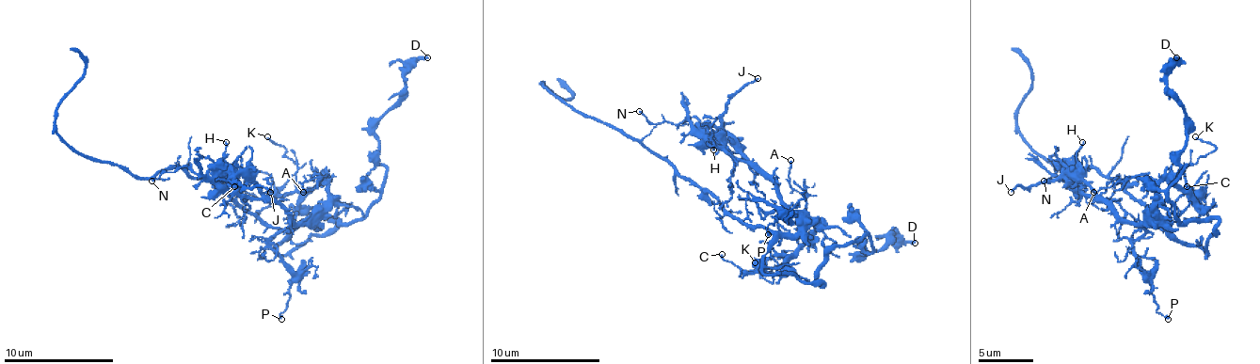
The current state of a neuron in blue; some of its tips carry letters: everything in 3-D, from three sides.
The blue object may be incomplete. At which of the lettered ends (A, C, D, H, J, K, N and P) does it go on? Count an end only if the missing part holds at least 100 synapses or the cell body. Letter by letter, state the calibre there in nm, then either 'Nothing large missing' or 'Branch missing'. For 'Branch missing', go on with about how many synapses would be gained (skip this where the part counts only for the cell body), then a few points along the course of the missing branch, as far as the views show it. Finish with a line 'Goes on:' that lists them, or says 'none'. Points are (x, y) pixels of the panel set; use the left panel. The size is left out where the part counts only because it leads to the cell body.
A: Thickness 120 nm. Nothing large missing
C: Thickness 120 nm. Nothing large missing
D: Thickness 240 nm. Nothing large missing
H: Thickness 110 nm. Nothing large missing
J: Thickness 110 nm. Nothing large missing
K: Thickness 110 nm. Nothing large missing
N: Thickness 110 nm. Nothing large missing
P: Thickness 130 nm. Nothing large missing
Goes on: none

